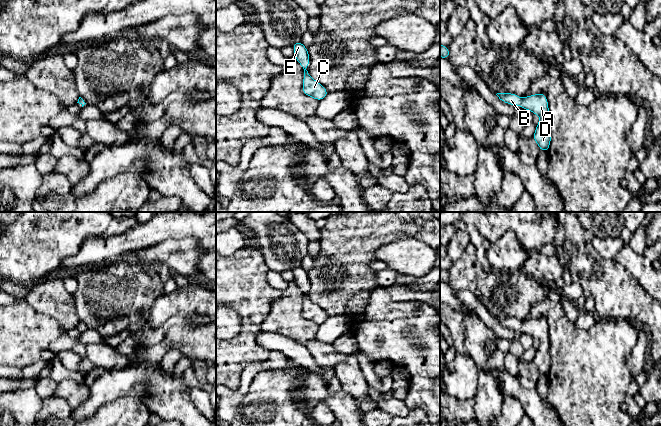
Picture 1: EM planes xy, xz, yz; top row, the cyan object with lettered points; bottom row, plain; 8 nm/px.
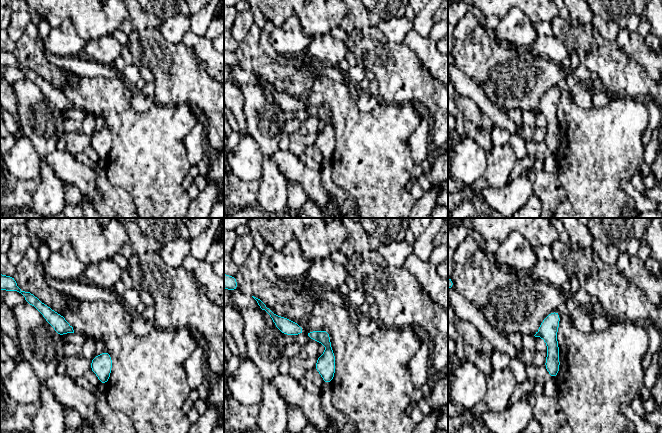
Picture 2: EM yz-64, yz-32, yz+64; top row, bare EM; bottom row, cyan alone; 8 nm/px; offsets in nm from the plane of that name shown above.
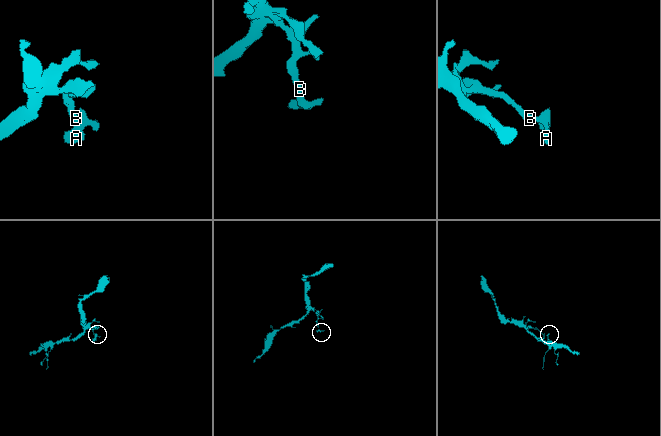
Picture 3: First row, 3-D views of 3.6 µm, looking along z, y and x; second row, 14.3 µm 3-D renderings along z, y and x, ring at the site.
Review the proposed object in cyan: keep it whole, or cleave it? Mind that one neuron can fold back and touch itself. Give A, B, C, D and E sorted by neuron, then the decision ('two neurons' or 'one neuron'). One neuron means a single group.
A B C D E; one neuron

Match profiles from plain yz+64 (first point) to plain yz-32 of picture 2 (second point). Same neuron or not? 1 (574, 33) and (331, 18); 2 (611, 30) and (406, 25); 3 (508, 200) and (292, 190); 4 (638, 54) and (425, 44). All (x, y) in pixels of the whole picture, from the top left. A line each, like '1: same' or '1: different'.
1: different
2: same
3: same
4: same

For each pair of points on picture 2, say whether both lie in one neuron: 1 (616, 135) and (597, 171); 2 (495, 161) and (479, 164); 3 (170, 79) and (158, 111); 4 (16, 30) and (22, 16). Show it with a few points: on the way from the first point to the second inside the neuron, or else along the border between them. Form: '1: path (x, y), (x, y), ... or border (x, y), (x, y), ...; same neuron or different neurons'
1: path (607, 144), (597, 154), (597, 162); same neuron
2: border (488, 154), (486, 169), (482, 176); different neurons
3: border (154, 102), (160, 105), (183, 104); different neurons
4: path (16, 27), (20, 19); same neuron

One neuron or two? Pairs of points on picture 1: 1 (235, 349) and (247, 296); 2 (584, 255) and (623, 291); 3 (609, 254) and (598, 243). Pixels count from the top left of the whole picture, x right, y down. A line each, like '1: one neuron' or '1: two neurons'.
1: one neuron
2: one neuron
3: one neuron

